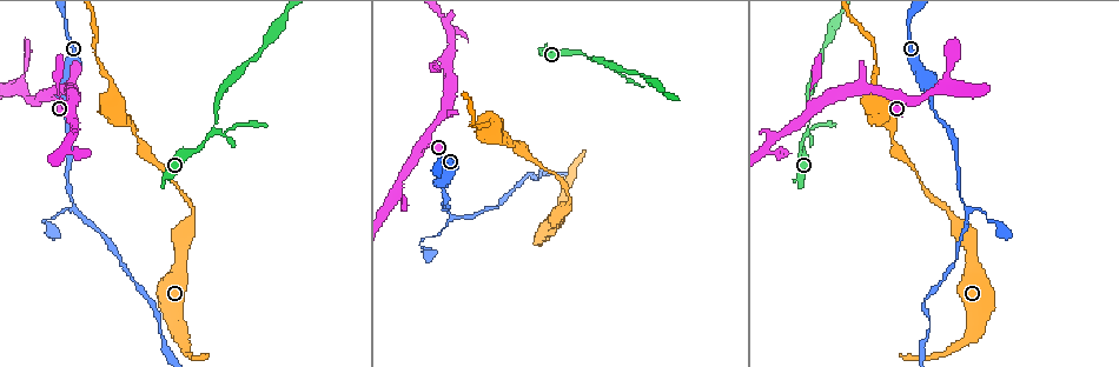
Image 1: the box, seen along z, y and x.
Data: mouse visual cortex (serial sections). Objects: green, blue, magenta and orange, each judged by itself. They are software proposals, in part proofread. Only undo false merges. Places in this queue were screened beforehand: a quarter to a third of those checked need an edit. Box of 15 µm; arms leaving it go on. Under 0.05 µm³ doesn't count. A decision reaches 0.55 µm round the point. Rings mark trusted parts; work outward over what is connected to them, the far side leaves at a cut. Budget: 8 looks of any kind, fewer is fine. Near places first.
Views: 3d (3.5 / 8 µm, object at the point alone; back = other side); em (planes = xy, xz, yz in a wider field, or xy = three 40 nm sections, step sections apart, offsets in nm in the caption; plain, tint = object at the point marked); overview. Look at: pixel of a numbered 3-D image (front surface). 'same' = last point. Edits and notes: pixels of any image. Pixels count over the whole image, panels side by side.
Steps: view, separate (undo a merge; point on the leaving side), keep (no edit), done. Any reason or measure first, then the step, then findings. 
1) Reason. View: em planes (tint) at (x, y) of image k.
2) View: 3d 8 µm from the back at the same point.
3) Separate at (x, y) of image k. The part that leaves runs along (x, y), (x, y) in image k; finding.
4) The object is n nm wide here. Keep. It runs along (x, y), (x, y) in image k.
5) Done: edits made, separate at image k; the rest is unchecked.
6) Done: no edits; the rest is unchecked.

Abrupt turn. View: 3d 3.5 µm at (122, 116) of image 1.

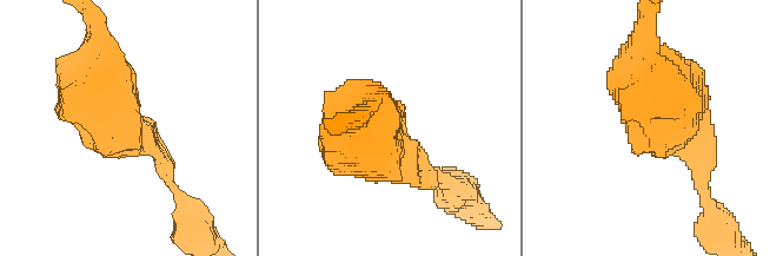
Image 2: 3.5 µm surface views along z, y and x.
View: em xy step 1 (tint) at (125, 118) of image 2.

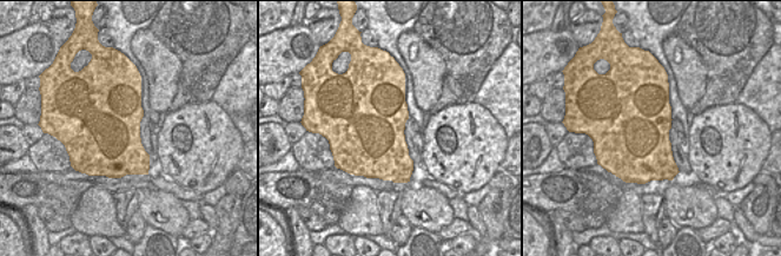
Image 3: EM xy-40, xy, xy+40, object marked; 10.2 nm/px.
Keep. It runs along (157, 152), (110, 105), (99, 30) in image 2; all the same cell.

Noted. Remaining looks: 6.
Three arms meet. View: 3d 8 µm at (73, 206) of image 1.

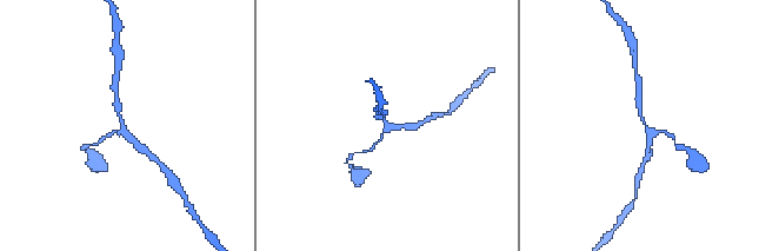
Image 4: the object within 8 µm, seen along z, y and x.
Closer look. View: 3d 3.5 µm at (121, 131) of image 4.

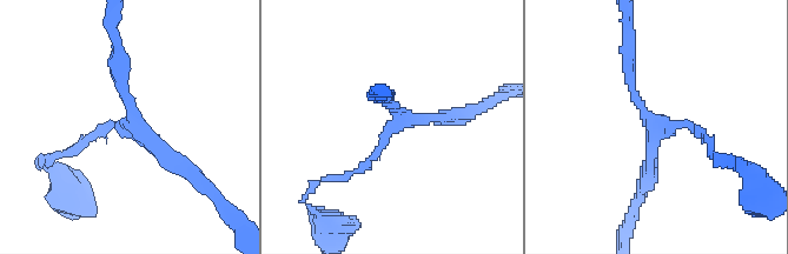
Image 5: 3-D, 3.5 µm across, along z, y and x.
3 arms meet here; the arms are 100, 150, 200 nm wide; need the tissue. View: em xy step 1 (tint) at (651, 118) of image 5.

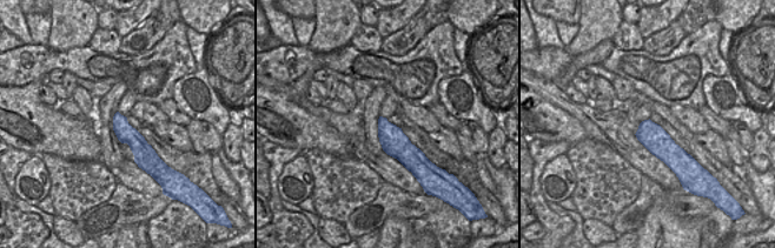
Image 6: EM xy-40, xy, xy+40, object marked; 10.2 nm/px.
Keep. It runs along (117, 116), (120, 126), (154, 166) in image 6; all the same cell.

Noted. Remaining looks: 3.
Calibre changes. View: 3d 3.5 µm at (808, 133) of image 1.

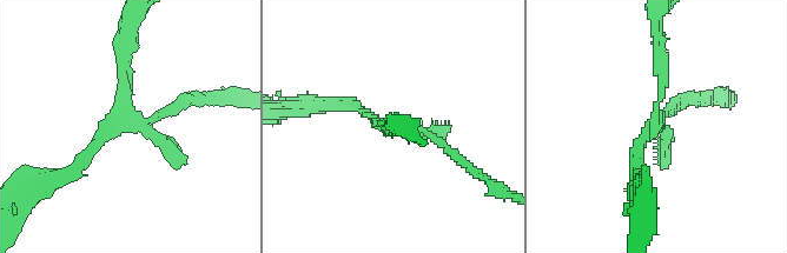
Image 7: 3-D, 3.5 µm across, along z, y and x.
View: em xy step 3 (tint) at (122, 120) of image 7.

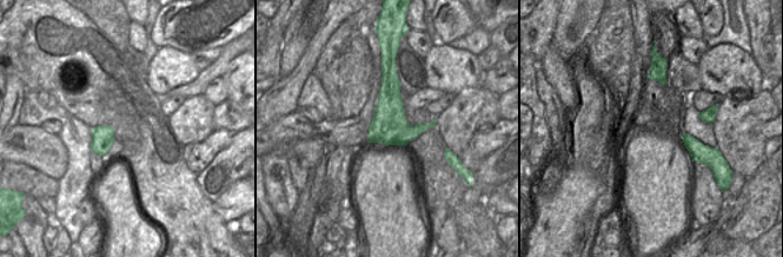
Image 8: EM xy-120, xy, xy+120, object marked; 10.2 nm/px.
Keep. It runs along (67, 173), (121, 119), (125, 40) in image 7; one cell here.

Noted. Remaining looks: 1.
Done: no edits; the rest is unchecked.

